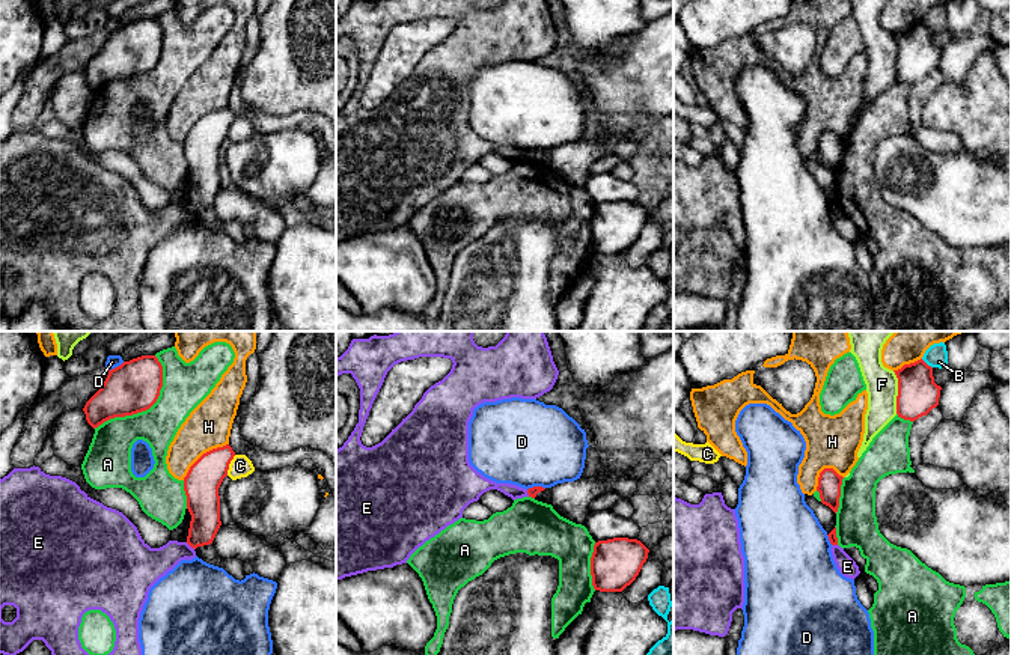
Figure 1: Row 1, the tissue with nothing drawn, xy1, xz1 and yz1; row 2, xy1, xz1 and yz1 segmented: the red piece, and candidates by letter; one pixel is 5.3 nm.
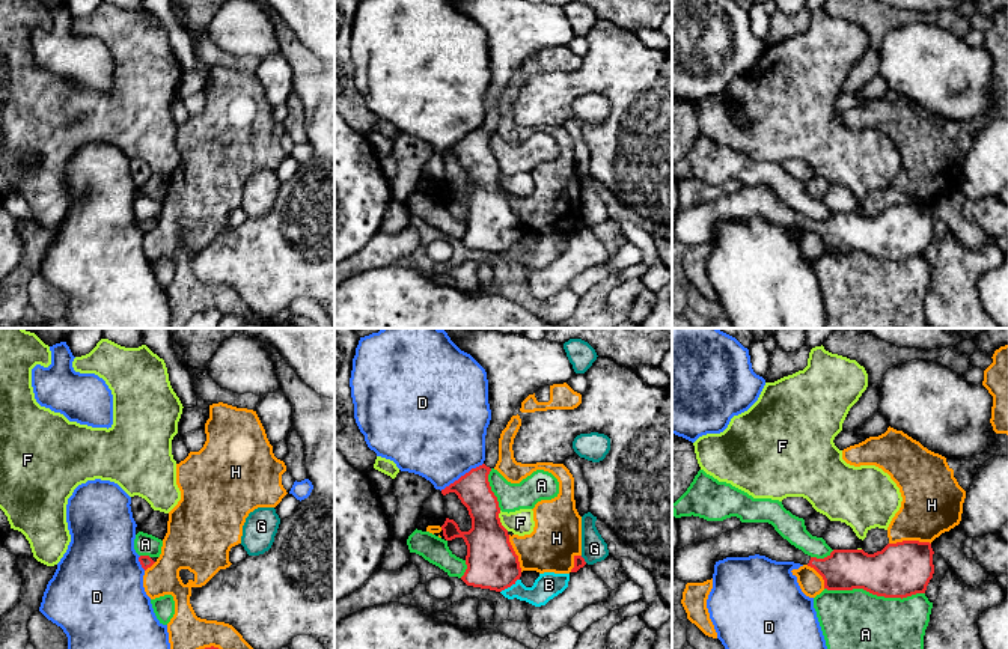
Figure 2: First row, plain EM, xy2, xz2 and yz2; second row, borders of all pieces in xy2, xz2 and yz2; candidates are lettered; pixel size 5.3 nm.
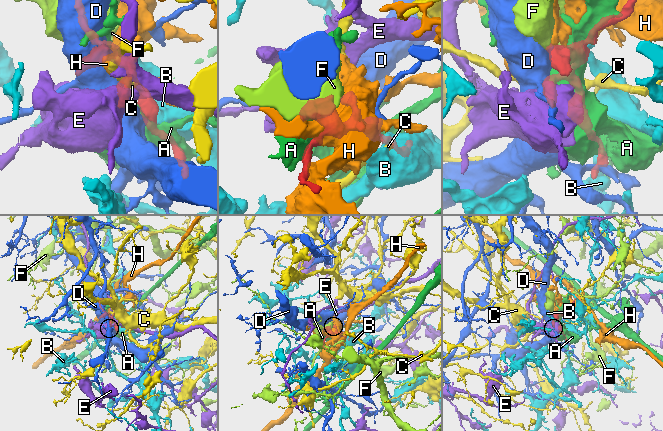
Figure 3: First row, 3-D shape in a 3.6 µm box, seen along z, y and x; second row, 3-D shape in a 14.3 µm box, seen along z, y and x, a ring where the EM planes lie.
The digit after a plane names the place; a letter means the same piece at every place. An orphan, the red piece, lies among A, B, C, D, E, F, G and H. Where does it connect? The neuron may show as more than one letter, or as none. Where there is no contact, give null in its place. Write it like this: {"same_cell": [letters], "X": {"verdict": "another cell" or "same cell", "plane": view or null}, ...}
{"same_cell": [], "A": {"verdict": "another cell", "plane": "xy1"}, "B": {"verdict": "another cell", "plane": "xz2"}, "C": {"verdict": "another cell", "plane": "xy1"}, "D": {"verdict": "another cell", "plane": "xz2"}, "E": {"verdict": "another cell", "plane": "xy1"}, "F": {"verdict": "another cell", "plane": "yz1"}, "G": {"verdict": "another cell", "plane": "xz2"}, "H": {"verdict": "another cell", "plane": "xy1"}}

